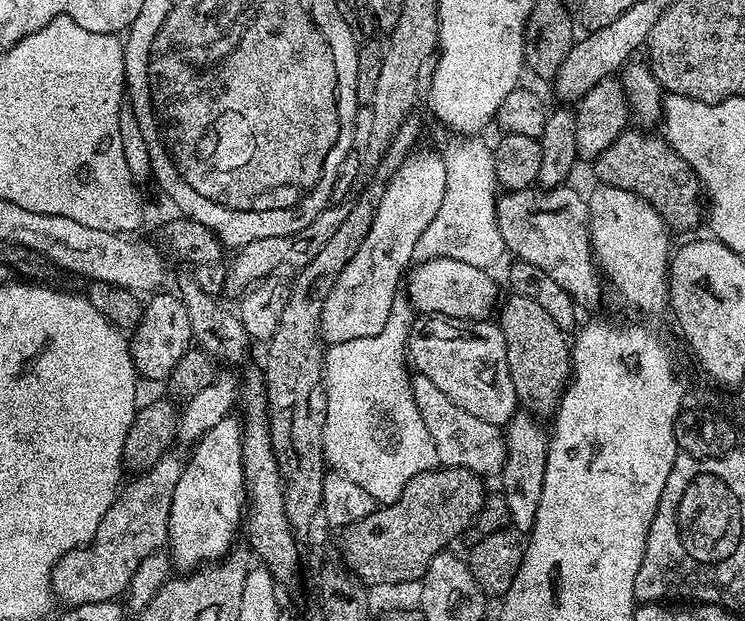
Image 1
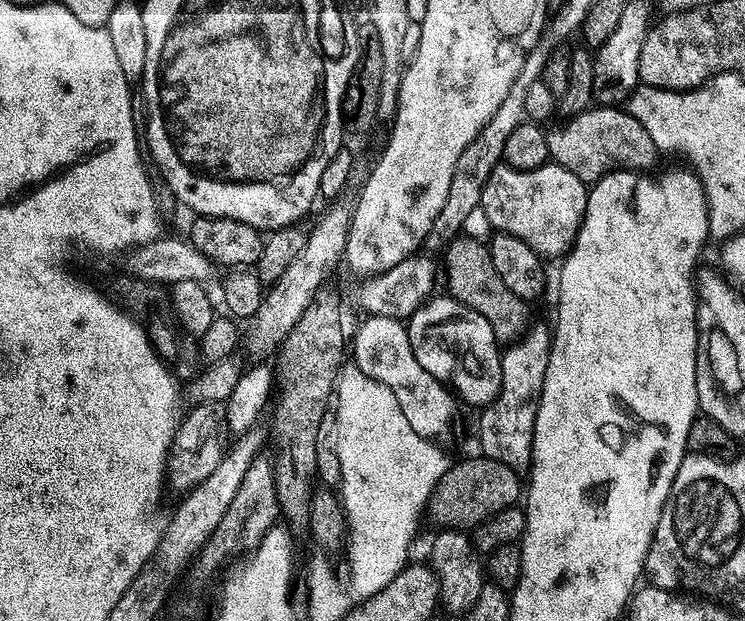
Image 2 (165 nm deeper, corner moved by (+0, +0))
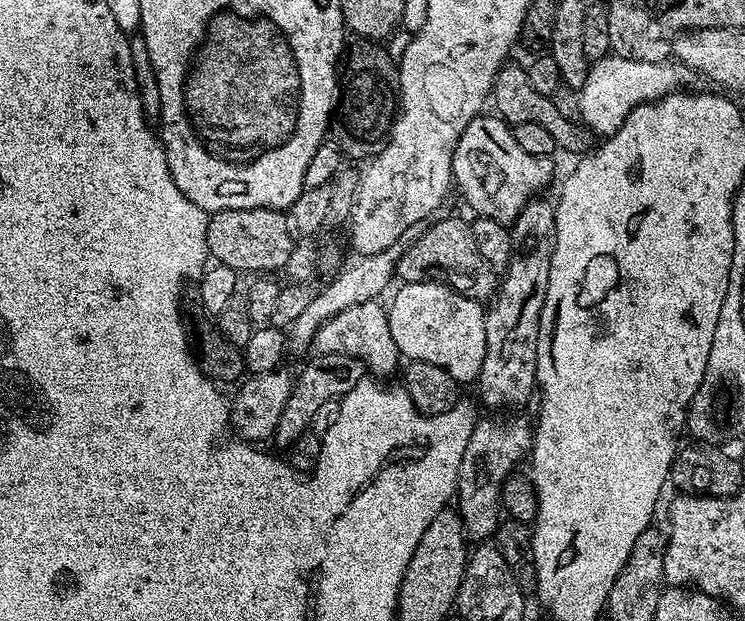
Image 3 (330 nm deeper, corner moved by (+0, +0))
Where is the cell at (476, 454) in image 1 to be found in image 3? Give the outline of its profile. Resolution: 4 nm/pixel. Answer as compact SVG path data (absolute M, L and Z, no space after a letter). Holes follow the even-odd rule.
M371 300L334 314L334 318L330 318L317 330L312 339L312 348L320 354L333 352L343 356L355 356L364 363L365 369L373 377L384 378L380 376L390 375L395 370L396 363L401 363L402 357L390 334L387 311L383 307L379 308L380 306L377 301Z

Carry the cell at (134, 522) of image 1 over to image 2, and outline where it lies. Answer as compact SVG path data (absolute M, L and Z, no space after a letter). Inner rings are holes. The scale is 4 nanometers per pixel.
M225 401L202 402L189 409L180 421L172 449L168 452L166 465L166 476L171 487L173 484L176 488L184 488L183 490L191 490L206 478L210 478L210 474L214 474L214 470L218 467L218 462L222 462L230 443L228 410Z

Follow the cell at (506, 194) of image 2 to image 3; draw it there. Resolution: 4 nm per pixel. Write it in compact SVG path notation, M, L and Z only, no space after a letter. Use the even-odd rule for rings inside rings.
M481 114L462 130L455 150L452 151L452 174L454 177L455 191L460 191L460 196L473 208L476 216L494 218L494 222L511 225L518 218L520 211L530 201L541 195L540 192L552 180L552 156L535 156L526 154L522 146L514 139L512 128L500 119L499 115Z

